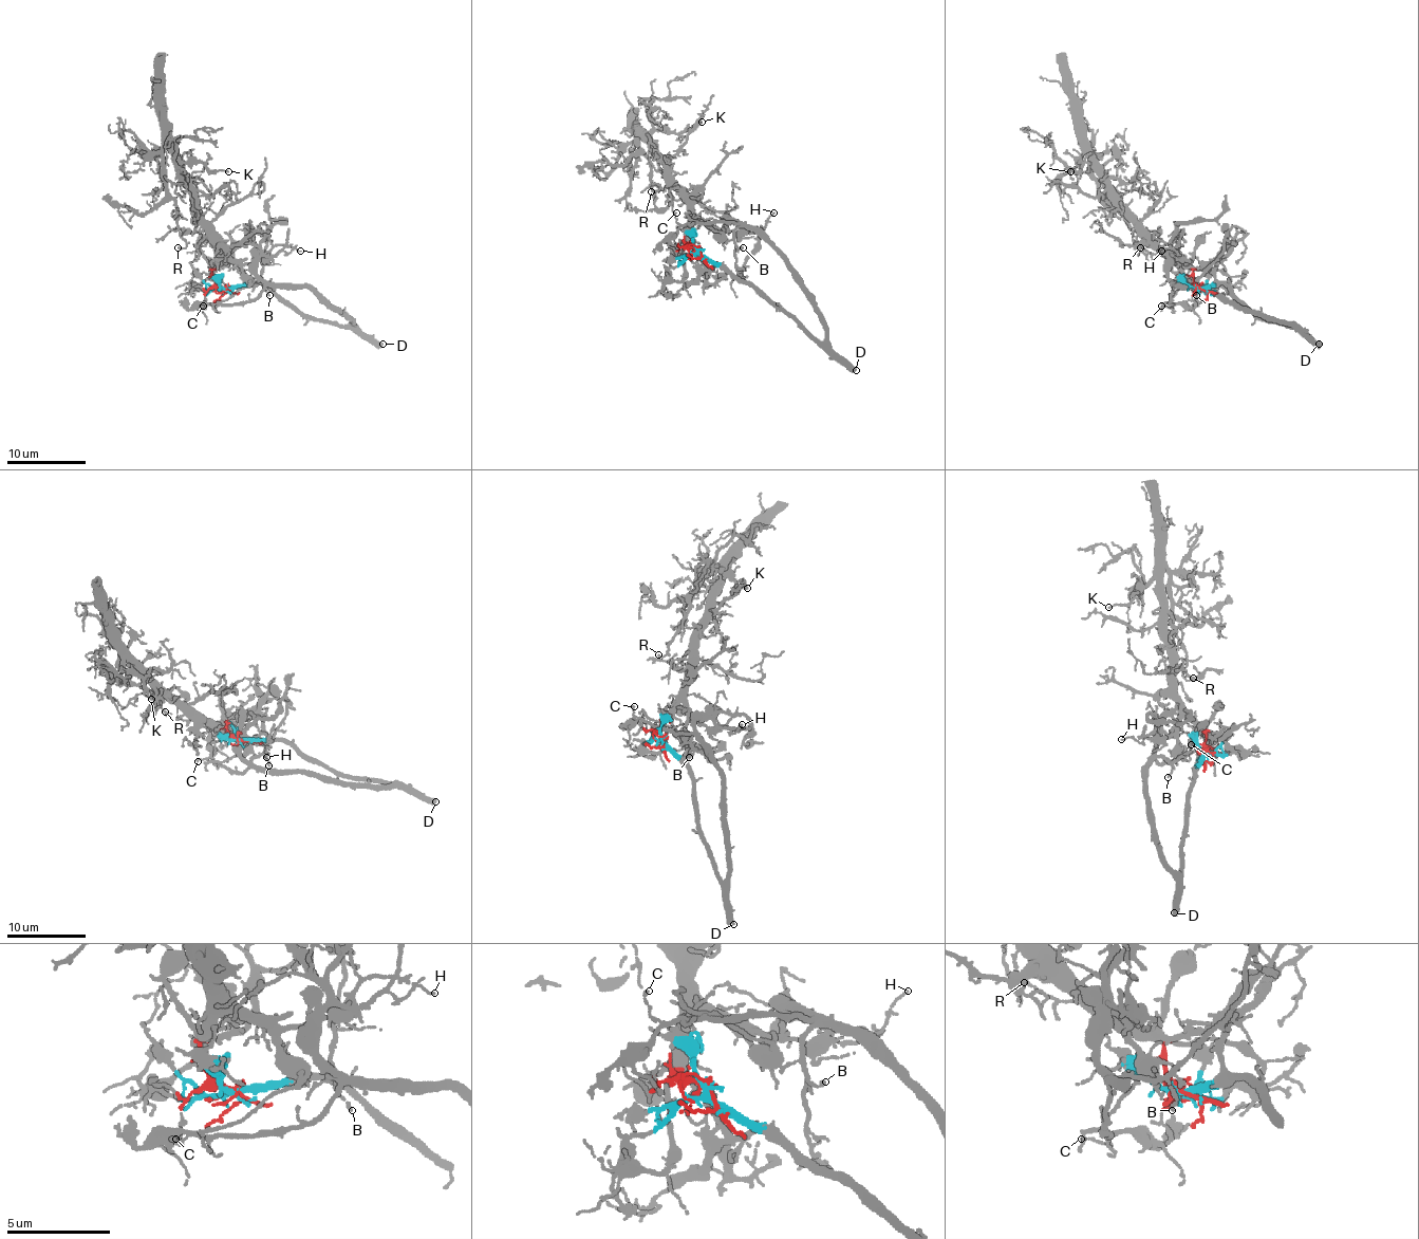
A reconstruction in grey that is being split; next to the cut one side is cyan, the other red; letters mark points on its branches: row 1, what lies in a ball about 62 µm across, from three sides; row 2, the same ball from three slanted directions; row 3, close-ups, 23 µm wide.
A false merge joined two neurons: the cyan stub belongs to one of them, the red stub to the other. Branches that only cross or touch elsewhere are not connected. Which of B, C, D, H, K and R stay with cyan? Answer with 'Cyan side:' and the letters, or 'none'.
Cyan side: B, C, D, H

